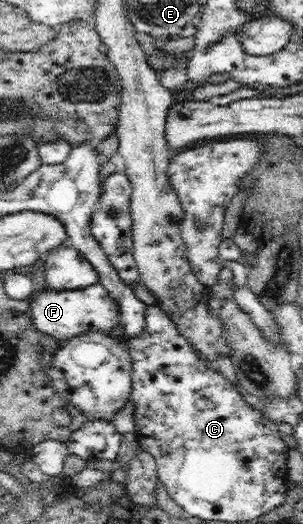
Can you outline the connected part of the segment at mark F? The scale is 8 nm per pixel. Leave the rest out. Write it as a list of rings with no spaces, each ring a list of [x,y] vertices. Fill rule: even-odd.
[[[99,282],[81,290],[55,291],[49,288],[38,293],[34,291],[29,299],[35,328],[58,340],[73,338],[92,330],[111,332],[122,324],[118,302]]]

